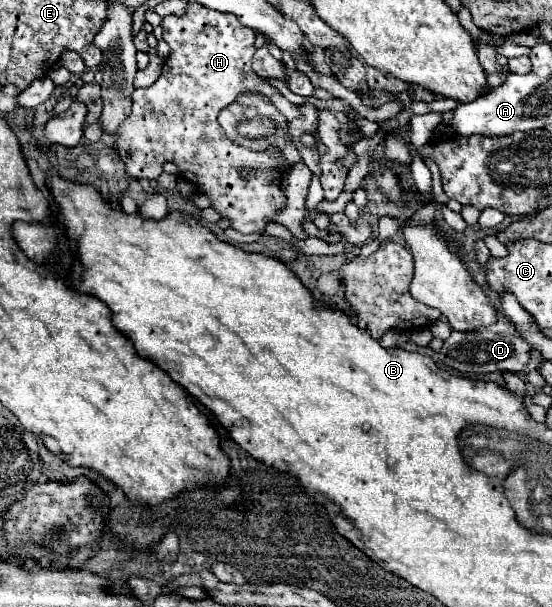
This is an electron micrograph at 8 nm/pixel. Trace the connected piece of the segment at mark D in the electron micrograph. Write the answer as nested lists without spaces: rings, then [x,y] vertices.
[[[504,315],[496,317],[494,325],[486,325],[474,331],[452,331],[450,339],[444,341],[442,351],[438,353],[440,361],[460,373],[492,373],[492,371],[524,371],[532,353],[532,345],[514,331],[514,325]]]

